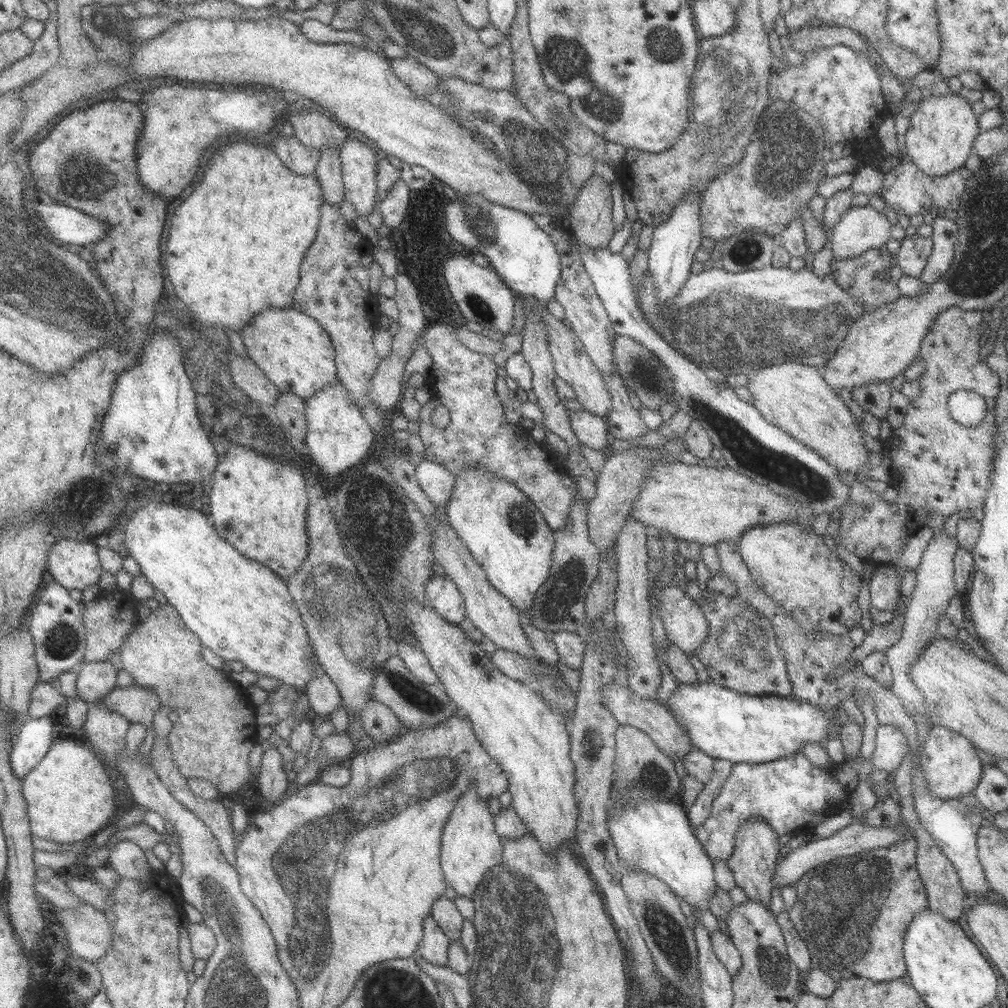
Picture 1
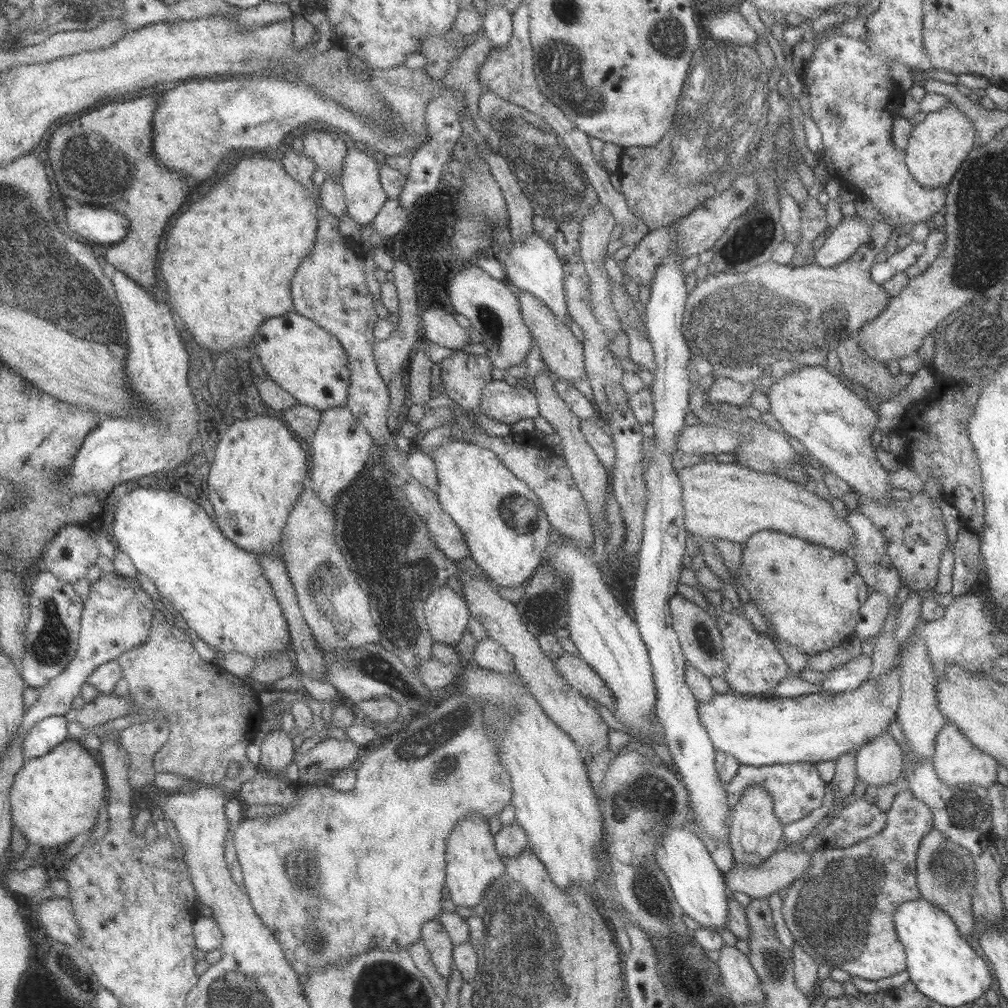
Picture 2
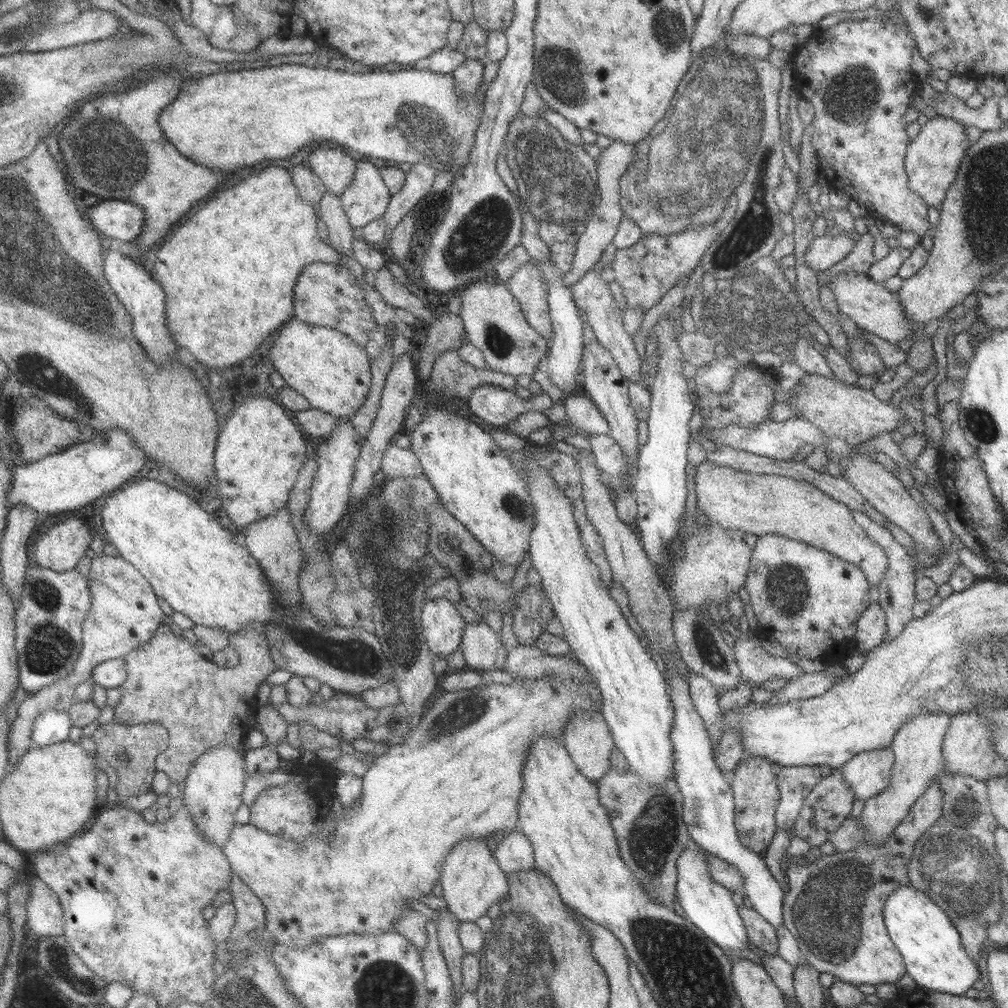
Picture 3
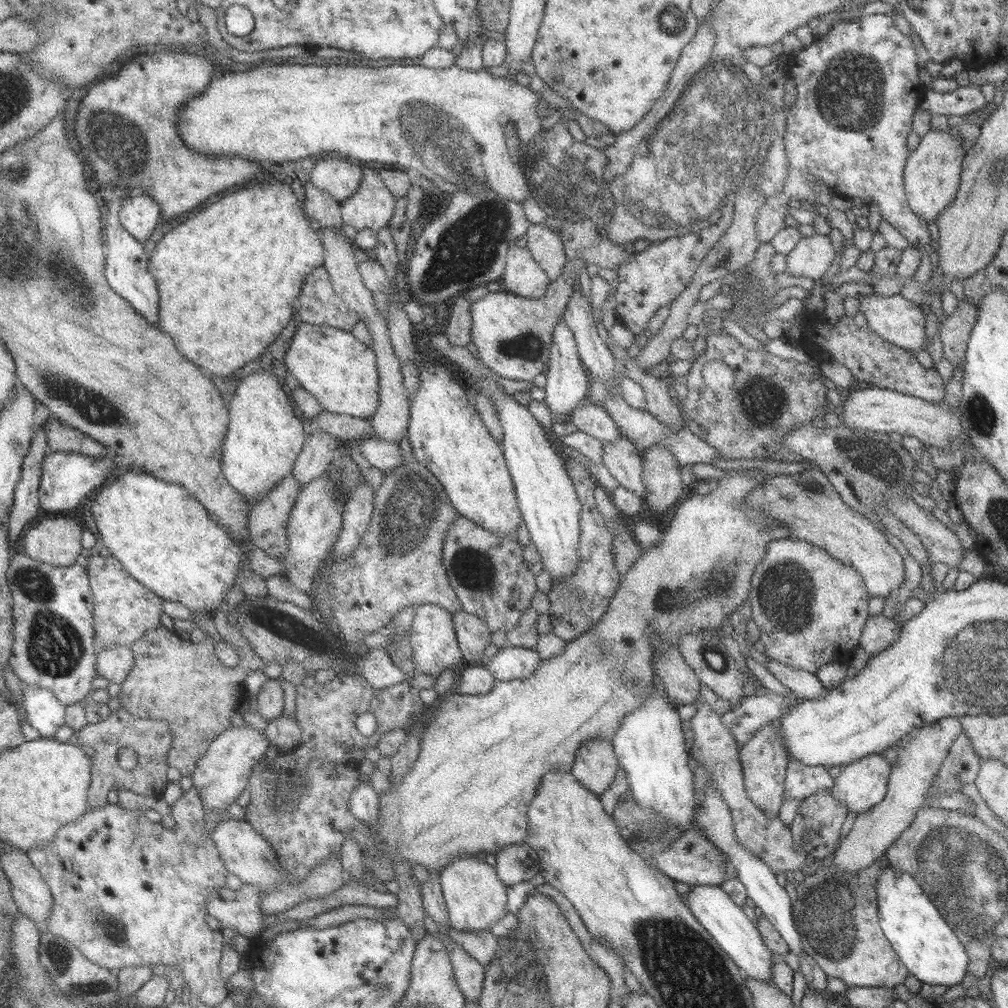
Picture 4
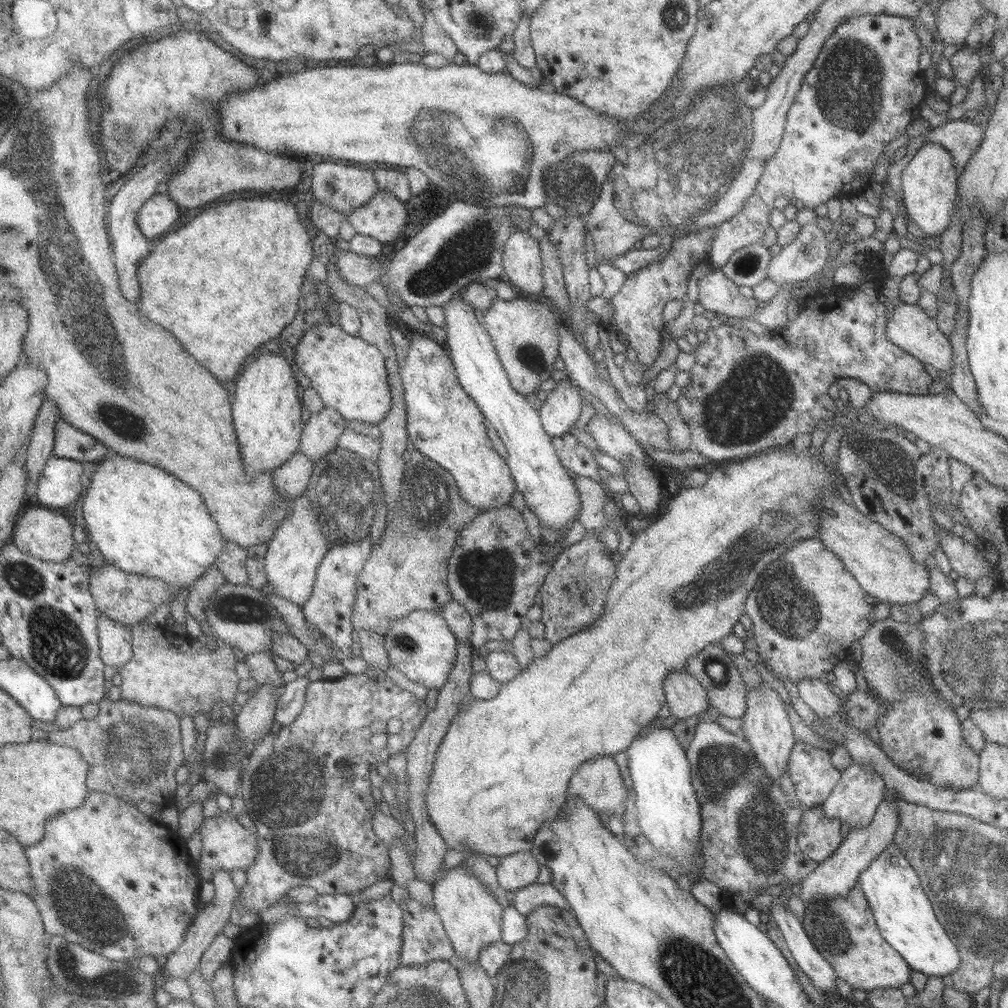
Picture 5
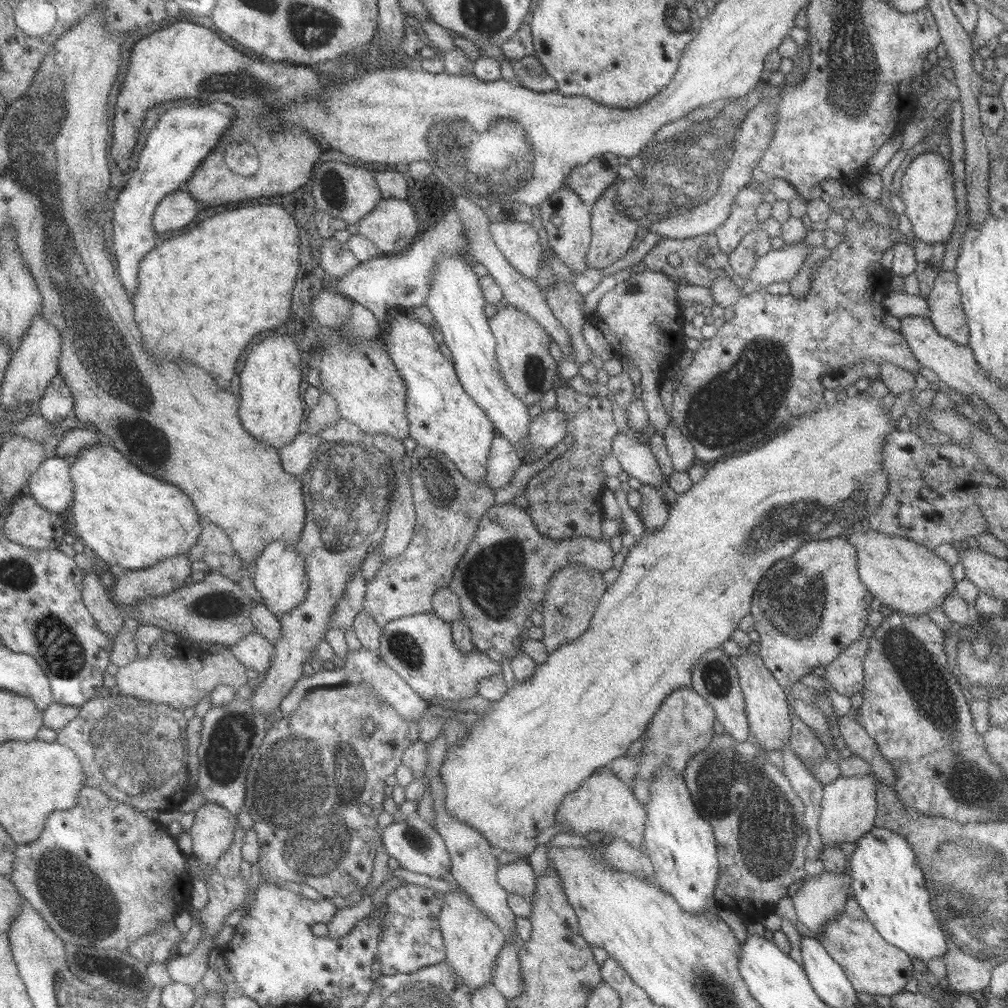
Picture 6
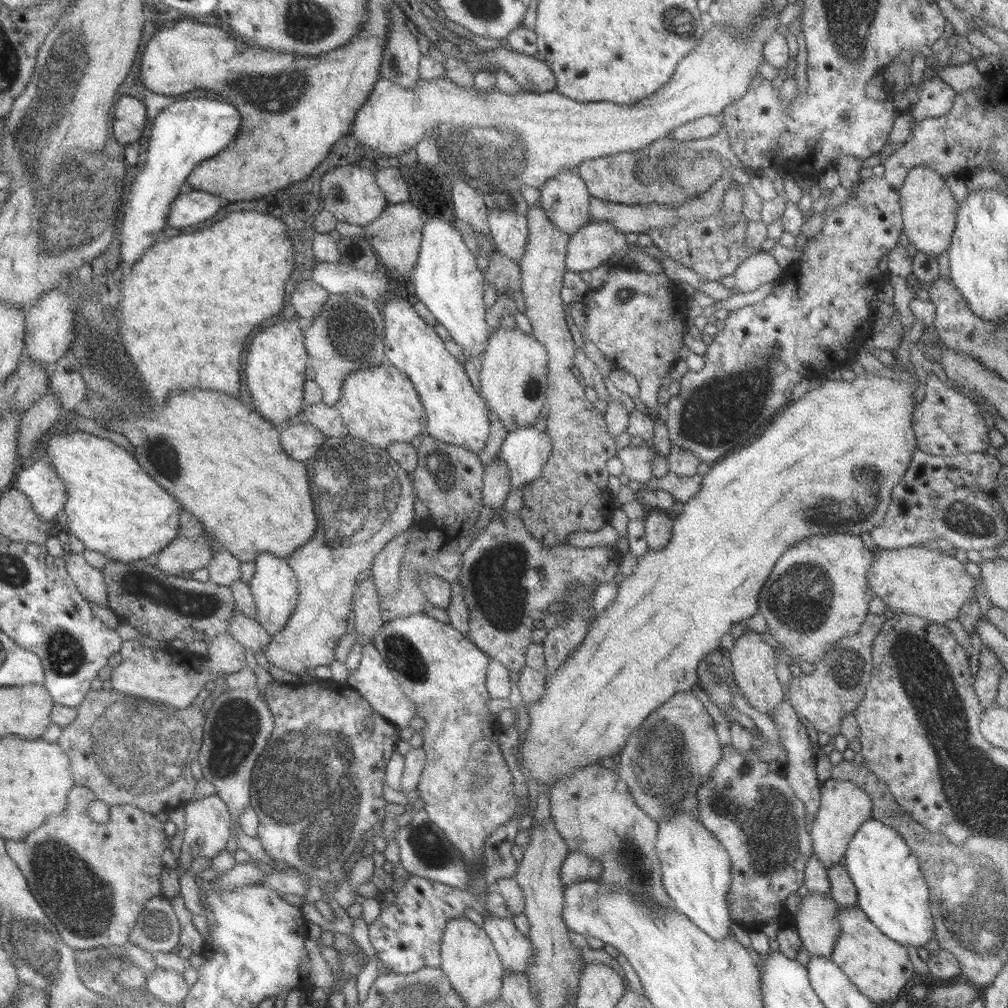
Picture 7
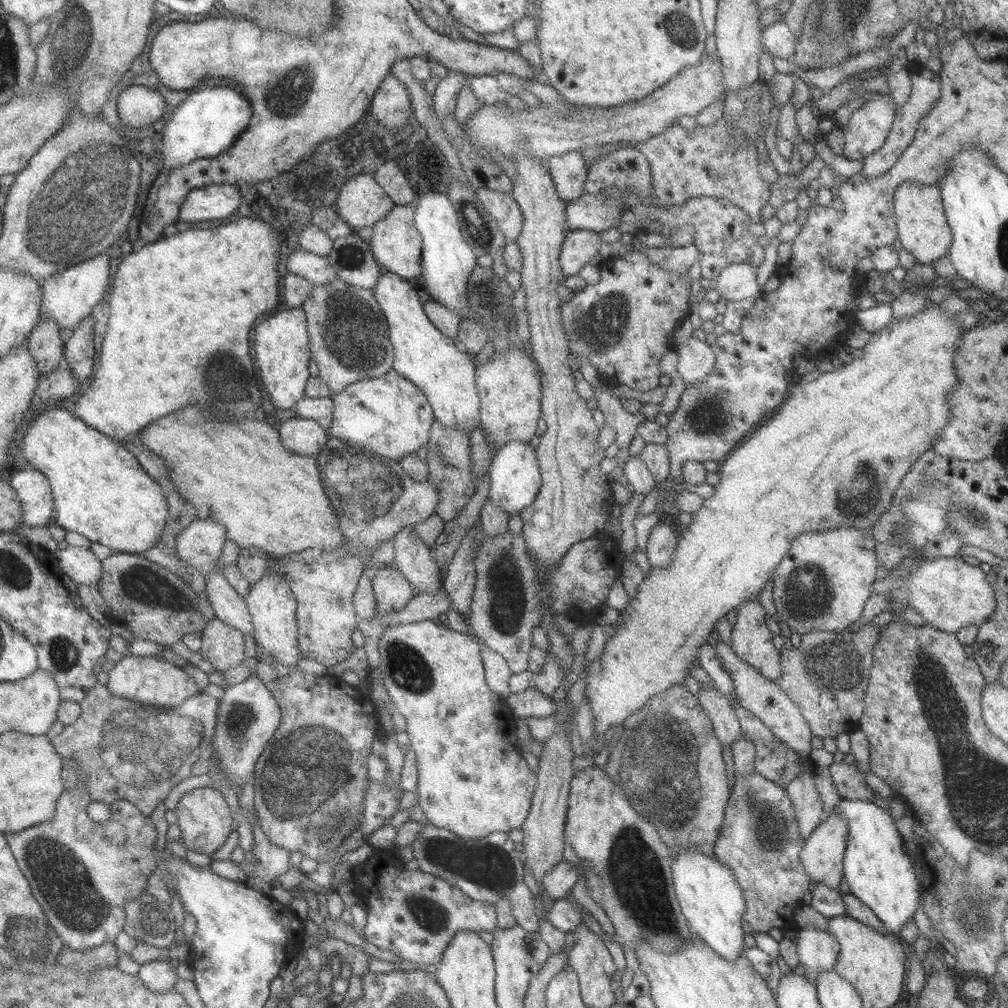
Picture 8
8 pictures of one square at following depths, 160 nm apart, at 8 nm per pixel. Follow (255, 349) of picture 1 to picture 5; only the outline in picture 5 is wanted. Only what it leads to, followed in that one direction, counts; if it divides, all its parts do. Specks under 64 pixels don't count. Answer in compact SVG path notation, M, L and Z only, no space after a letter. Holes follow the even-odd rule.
M324 321L324 326L314 326L306 332L299 343L296 353L297 366L312 382L312 387L320 393L328 407L339 412L346 420L359 420L369 423L380 423L388 416L394 402L386 359L376 345L370 344L359 336L351 336L338 324Z

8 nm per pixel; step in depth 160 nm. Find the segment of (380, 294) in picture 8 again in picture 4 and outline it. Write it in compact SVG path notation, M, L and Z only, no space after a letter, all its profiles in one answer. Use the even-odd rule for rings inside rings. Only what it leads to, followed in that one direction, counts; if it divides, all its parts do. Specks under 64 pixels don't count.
M437 361L434 364L428 363L426 367L422 369L419 376L419 388L418 393L414 395L414 399L411 401L411 419L408 427L408 440L413 448L413 453L415 460L420 464L423 464L441 483L453 504L453 507L457 510L460 517L466 517L474 524L480 525L482 528L488 530L488 532L496 535L496 537L504 537L510 535L510 533L516 533L520 524L522 524L523 518L521 515L521 510L519 509L519 502L517 499L517 494L515 491L515 486L508 470L508 465L506 464L506 459L504 456L503 445L500 444L489 431L489 428L482 422L478 411L474 408L471 400L471 393L467 389L467 385L464 384L460 378L454 378L452 372L442 365L438 365Z

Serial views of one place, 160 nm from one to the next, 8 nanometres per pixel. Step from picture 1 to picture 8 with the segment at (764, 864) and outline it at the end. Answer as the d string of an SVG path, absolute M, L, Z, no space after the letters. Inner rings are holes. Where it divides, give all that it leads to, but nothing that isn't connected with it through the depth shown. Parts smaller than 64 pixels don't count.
M758 596L742 603L737 609L737 621L732 631L731 649L746 664L755 668L768 680L778 683L782 676L780 650L774 647L772 638L773 632L766 624L766 611L758 601Z

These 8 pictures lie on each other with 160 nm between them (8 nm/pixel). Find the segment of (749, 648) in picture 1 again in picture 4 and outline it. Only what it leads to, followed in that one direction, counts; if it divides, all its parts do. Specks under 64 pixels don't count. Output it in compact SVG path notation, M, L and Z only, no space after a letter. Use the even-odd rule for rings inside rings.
M772 659L766 661L765 667L800 700L814 700L828 691L814 673L802 668L792 668Z

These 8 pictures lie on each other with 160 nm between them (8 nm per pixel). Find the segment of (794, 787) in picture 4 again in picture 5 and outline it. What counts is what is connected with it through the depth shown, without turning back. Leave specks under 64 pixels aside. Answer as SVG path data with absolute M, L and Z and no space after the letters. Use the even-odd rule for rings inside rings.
M796 738L787 770L804 810L824 803L840 781L842 773L833 766L831 755L830 750L814 748Z

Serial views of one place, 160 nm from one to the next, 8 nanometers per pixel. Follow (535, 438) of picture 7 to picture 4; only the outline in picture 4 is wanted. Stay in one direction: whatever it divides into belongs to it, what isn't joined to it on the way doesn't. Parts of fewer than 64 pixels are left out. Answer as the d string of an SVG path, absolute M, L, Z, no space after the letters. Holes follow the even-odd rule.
M563 318L558 320L558 326L554 328L554 338L549 348L550 356L548 359L546 376L546 405L551 410L554 421L563 422L564 415L570 416L571 412L587 400L586 394L590 387L590 374L581 361L576 339L572 330L565 324Z

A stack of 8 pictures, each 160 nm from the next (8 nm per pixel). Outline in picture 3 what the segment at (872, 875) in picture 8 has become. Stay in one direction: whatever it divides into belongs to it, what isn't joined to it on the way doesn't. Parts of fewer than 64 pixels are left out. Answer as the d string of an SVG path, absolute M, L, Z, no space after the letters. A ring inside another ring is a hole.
M908 886L897 888L884 905L888 934L902 955L907 973L918 987L963 996L980 978L976 961L965 951L961 934L946 911L925 892Z

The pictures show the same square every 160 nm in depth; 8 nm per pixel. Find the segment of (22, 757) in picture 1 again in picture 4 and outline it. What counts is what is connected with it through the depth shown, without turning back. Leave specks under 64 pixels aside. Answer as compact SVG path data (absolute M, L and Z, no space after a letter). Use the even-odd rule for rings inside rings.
M23 683L26 712L28 713L28 722L37 729L43 739L56 739L56 734L60 732L60 728L67 724L68 705L56 696L53 690L48 688L40 688L39 686L29 686Z

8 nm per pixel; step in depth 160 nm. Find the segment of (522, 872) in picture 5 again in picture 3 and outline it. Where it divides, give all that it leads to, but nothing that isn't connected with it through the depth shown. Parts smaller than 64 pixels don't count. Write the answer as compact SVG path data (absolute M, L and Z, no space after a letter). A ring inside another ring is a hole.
M518 826L504 834L493 855L506 875L536 869L533 846Z

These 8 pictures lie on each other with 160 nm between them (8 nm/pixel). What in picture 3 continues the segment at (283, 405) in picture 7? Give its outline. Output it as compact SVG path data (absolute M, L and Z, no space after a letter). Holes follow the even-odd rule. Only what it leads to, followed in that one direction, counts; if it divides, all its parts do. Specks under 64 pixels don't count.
M251 394L243 400L230 415L225 429L221 432L217 450L217 472L214 480L219 495L219 504L232 519L240 533L246 534L249 526L260 519L276 516L280 510L289 506L292 491L295 490L300 473L308 460L307 434L300 424L290 418L283 404L276 404L267 394Z

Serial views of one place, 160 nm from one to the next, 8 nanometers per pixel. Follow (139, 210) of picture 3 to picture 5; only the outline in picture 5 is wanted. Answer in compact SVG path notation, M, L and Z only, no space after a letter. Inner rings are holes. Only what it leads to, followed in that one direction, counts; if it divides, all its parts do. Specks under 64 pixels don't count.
M158 193L139 212L139 225L147 237L155 241L160 234L170 232L172 226L176 226L184 211L174 196Z

